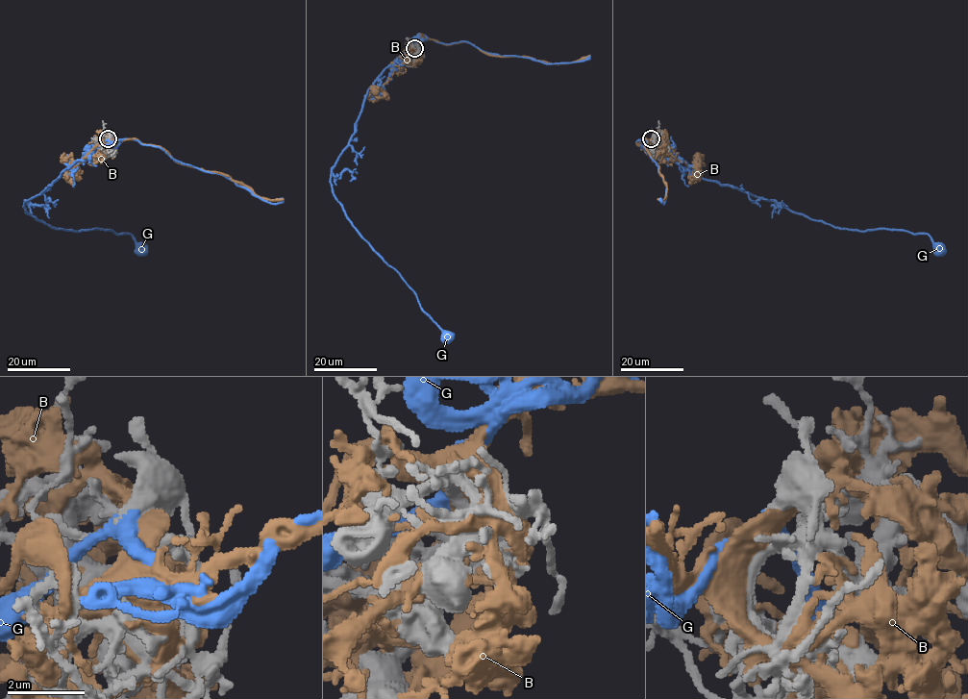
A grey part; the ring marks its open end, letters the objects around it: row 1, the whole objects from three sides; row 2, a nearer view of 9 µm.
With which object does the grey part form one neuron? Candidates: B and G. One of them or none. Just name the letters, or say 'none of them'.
G

